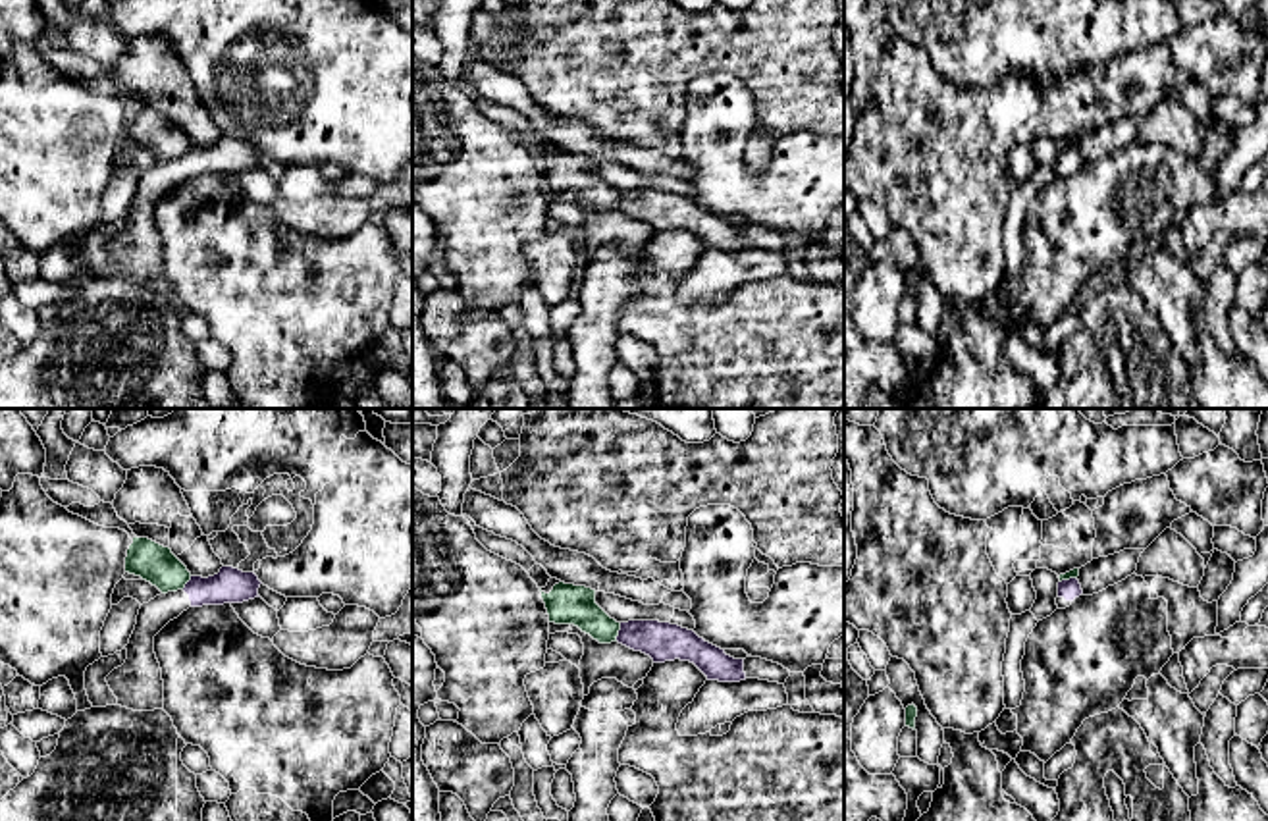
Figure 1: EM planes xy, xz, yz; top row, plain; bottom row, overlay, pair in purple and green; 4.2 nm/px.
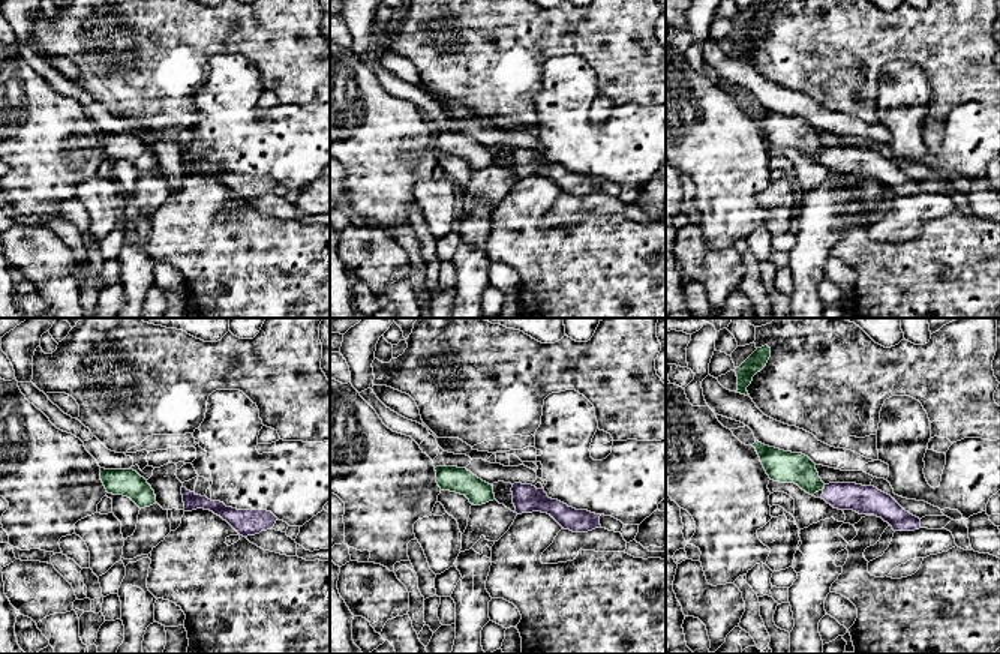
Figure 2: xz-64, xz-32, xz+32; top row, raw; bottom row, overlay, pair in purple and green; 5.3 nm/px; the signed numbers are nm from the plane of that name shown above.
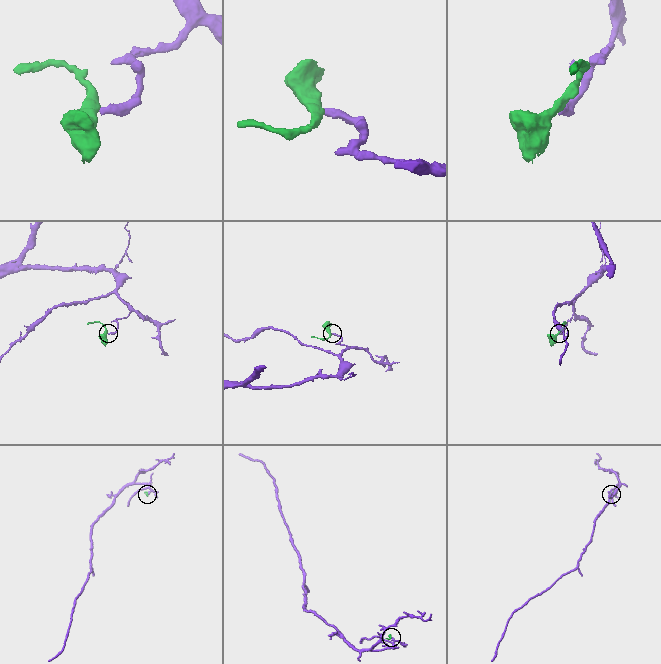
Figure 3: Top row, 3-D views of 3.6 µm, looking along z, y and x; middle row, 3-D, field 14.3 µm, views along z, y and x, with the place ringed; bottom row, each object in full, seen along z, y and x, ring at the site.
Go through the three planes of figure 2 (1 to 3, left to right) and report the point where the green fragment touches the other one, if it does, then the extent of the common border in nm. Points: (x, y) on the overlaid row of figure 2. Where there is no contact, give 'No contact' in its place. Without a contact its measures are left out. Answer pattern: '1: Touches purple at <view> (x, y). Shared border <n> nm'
1: No contact
2: No contact
3: Touches purple at xz+32 (825, 488). Shared border 30 nm

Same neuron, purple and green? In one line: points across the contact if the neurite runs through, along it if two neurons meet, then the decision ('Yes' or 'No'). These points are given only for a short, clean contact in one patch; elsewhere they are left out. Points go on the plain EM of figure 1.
Boundary: xz (621, 191), (615, 209). No

